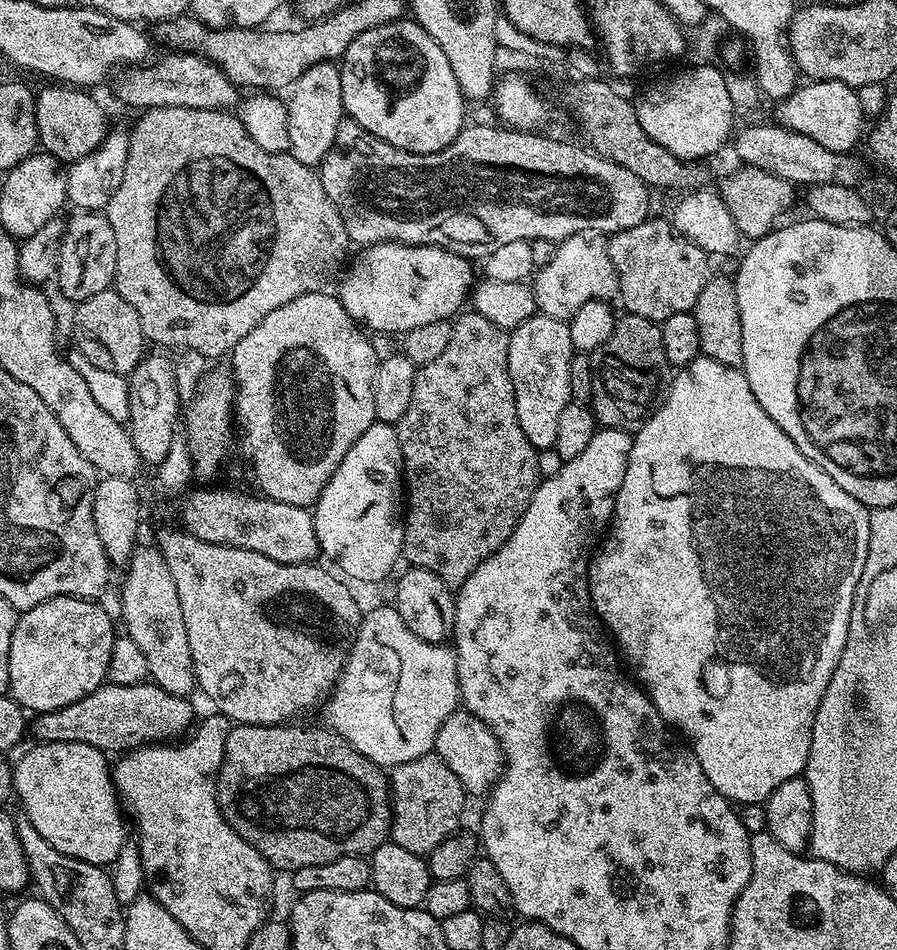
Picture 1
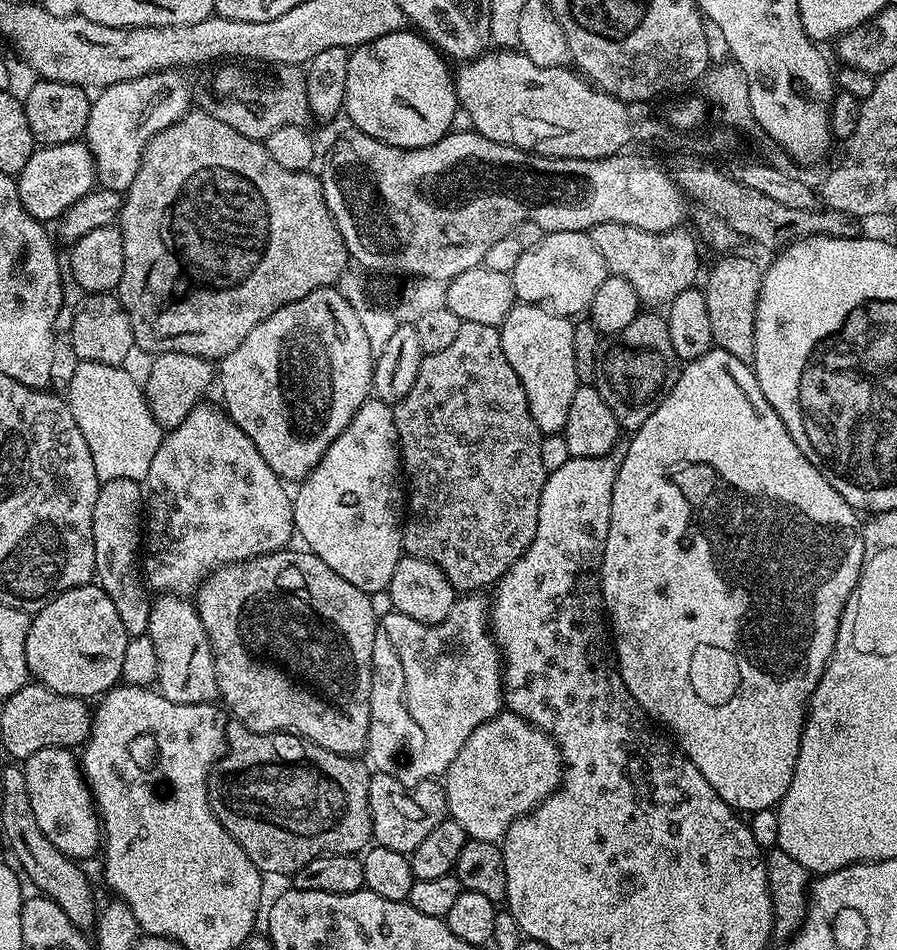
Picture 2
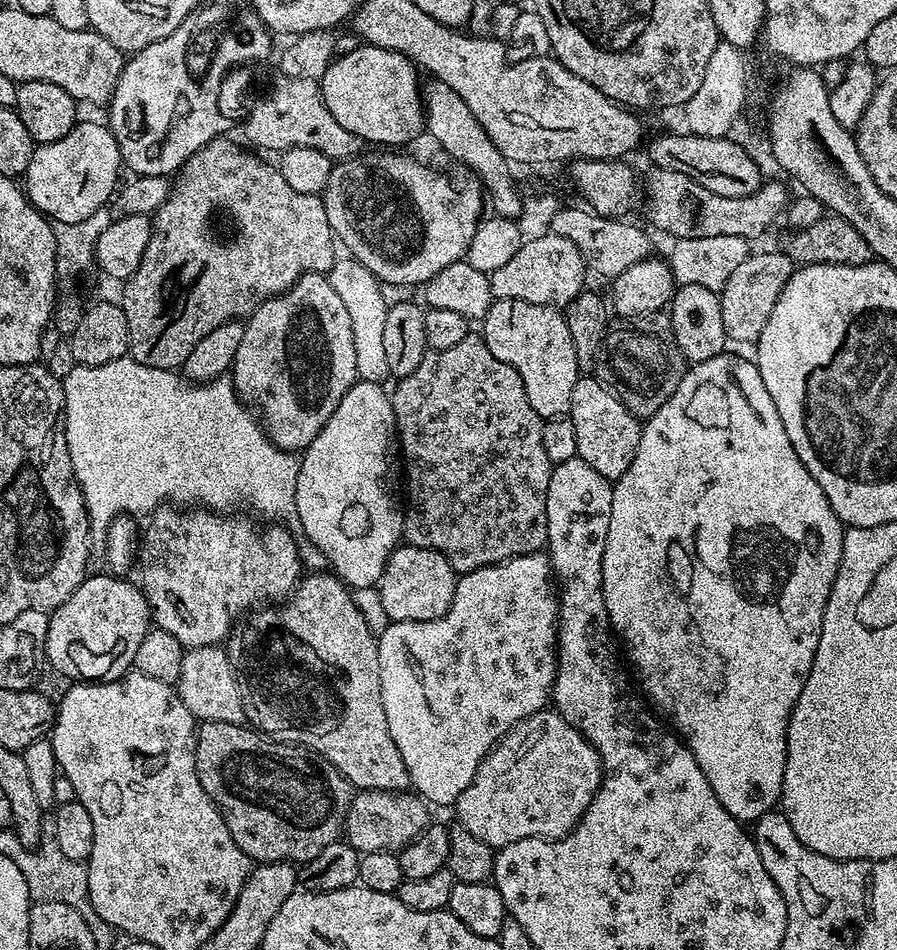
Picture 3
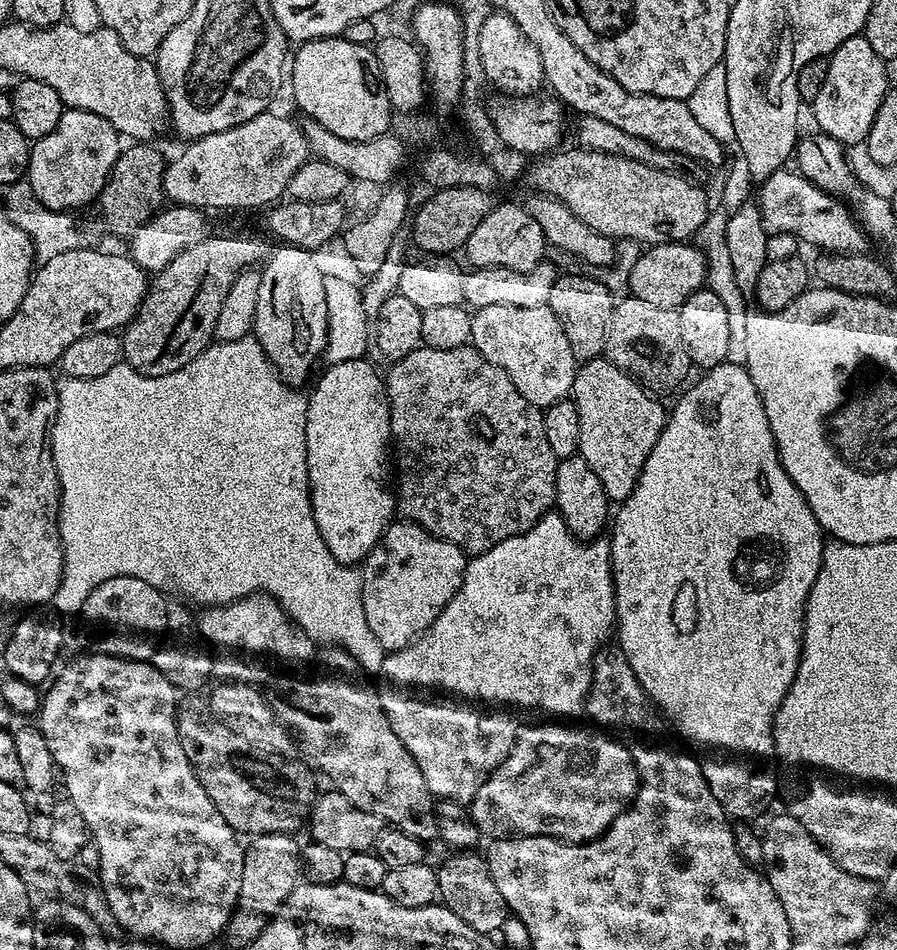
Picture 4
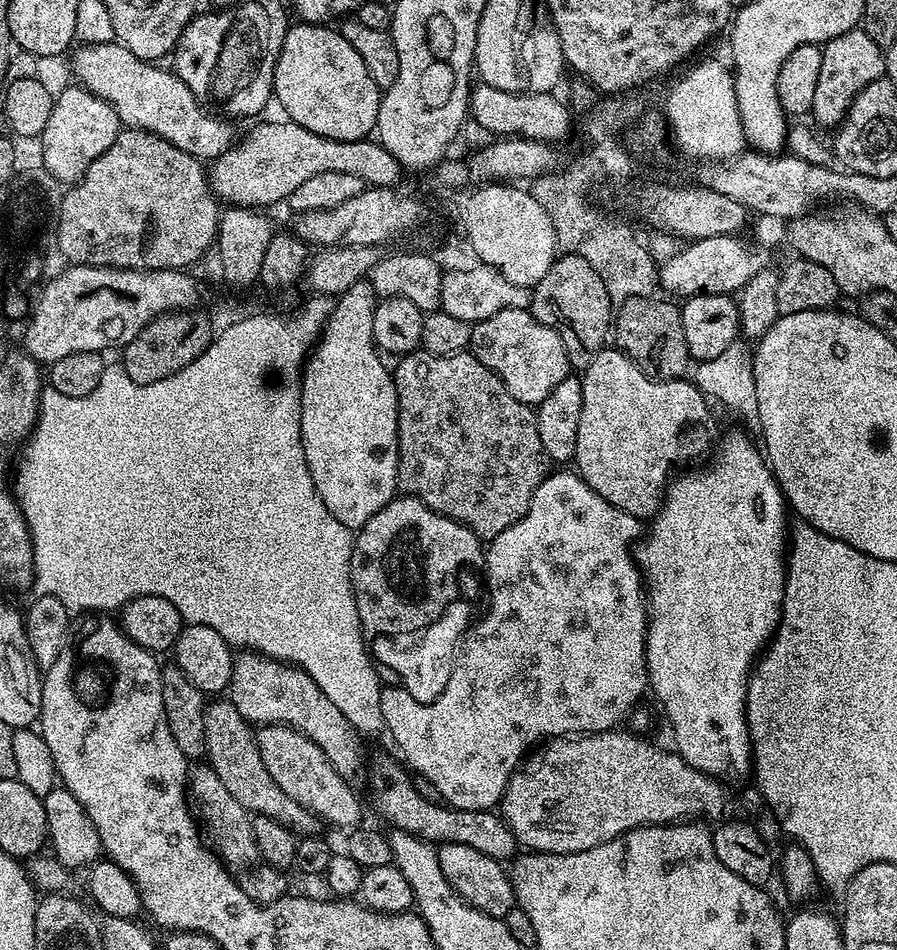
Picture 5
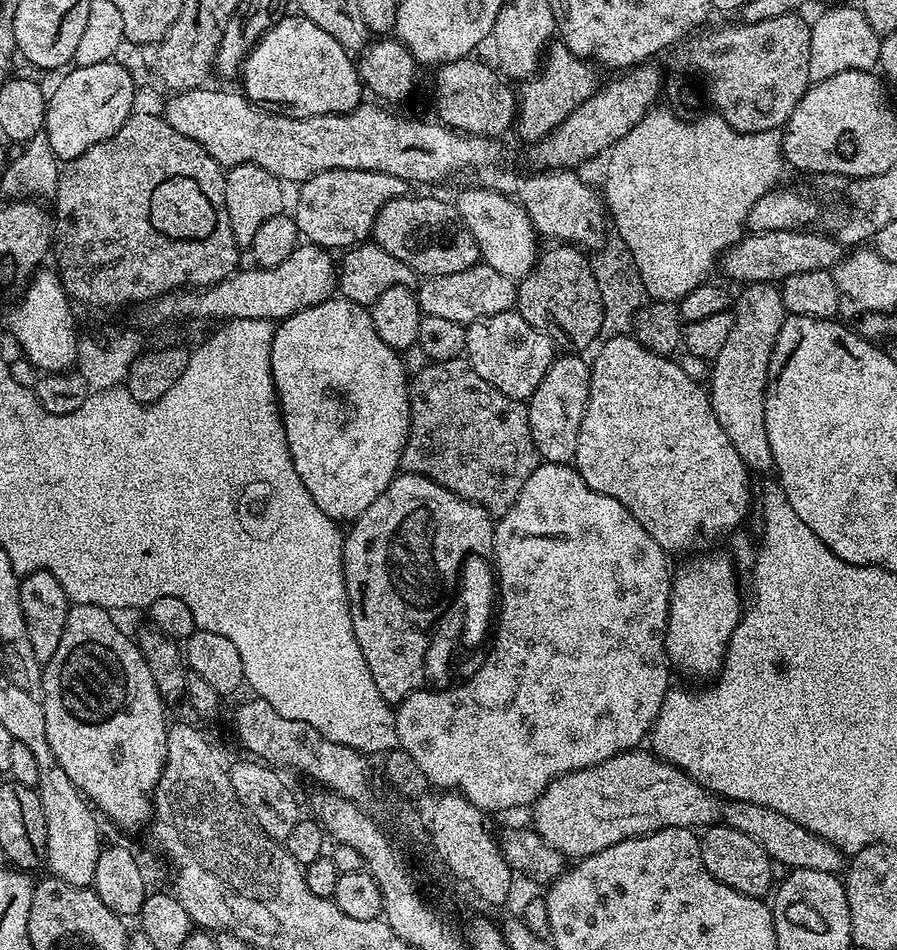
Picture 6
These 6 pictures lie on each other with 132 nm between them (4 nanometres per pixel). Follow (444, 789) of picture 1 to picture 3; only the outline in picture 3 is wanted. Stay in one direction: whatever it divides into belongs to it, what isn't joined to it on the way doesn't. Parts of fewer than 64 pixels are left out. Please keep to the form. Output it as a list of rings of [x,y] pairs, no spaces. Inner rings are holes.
[[[360,790],[355,793],[344,819],[343,839],[351,848],[365,852],[399,853],[410,841],[418,838],[430,823],[429,805],[419,795],[403,792],[369,792]]]

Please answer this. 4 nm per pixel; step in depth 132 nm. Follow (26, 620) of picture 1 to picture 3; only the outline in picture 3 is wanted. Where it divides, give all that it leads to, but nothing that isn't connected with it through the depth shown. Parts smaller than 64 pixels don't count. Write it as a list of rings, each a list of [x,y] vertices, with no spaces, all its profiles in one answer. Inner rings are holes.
[[[112,574],[106,576],[89,575],[56,608],[51,609],[48,617],[48,633],[46,634],[47,663],[56,672],[69,676],[72,682],[99,682],[102,680],[118,680],[135,665],[138,645],[146,638],[152,624],[152,612],[143,591],[128,578],[117,578]]]

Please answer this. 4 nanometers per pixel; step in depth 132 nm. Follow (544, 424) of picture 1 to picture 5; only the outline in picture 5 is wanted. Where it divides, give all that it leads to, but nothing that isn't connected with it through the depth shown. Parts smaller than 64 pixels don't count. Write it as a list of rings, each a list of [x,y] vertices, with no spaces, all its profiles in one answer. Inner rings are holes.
[[[511,308],[510,310],[498,310],[485,320],[478,320],[472,325],[472,343],[470,345],[472,355],[482,362],[518,398],[523,404],[538,405],[562,378],[570,374],[570,365],[566,346],[562,346],[562,338],[550,326],[538,322],[533,318],[528,308]]]

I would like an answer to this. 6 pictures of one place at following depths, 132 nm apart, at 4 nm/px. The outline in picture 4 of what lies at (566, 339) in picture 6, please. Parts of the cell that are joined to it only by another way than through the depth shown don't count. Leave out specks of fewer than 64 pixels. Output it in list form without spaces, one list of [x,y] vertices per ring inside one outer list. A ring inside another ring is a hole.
[[[557,275],[547,306],[554,310],[558,322],[562,322],[562,330],[566,330],[566,338],[570,338],[570,350],[574,350],[577,362],[604,356],[606,330],[610,326],[613,303],[614,295],[602,281],[592,276]]]

